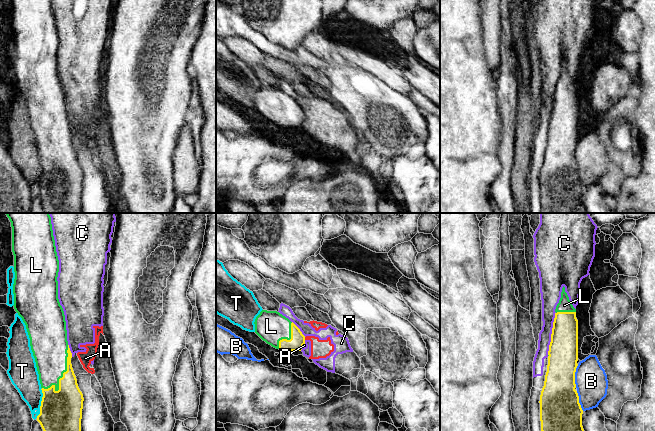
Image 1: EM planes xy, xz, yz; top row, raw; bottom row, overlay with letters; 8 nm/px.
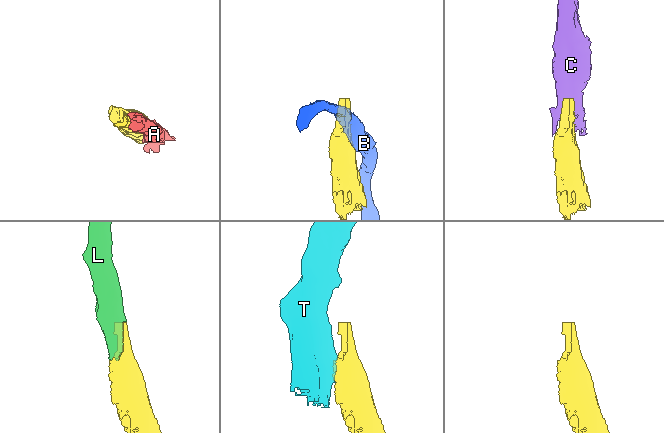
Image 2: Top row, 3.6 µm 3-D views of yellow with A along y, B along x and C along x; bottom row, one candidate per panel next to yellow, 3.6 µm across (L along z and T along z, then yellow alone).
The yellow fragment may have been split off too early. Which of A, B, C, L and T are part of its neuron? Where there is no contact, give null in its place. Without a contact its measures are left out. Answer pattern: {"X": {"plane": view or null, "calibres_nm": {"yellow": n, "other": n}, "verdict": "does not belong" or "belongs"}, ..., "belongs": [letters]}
{"A": {"plane": "xz", "calibres_nm": {"yellow": 120, "other": 140}, "verdict": "does not belong"}, "B": {"plane": "yz", "calibres_nm": {"yellow": 320, "other": 260}, "verdict": "does not belong"}, "C": {"plane": "yz", "calibres_nm": {"yellow": 240, "other": 130}, "verdict": "does not belong"}, "L": {"plane": "xy", "calibres_nm": {"yellow": 280, "other": 280}, "verdict": "belongs"}, "T": {"plane": "xy", "calibres_nm": {"yellow": 340, "other": 220}, "verdict": "does not belong"}, "belongs": ["L"]}

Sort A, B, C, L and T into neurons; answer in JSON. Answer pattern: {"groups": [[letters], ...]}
{"groups": [["A", "C"], ["B"], ["L"], ["T"]]}

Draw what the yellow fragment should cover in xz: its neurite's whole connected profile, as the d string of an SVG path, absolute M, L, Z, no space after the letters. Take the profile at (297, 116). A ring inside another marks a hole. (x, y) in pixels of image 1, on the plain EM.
M262 86L254 100L255 109L280 127L301 127L305 120L300 105L277 87Z

